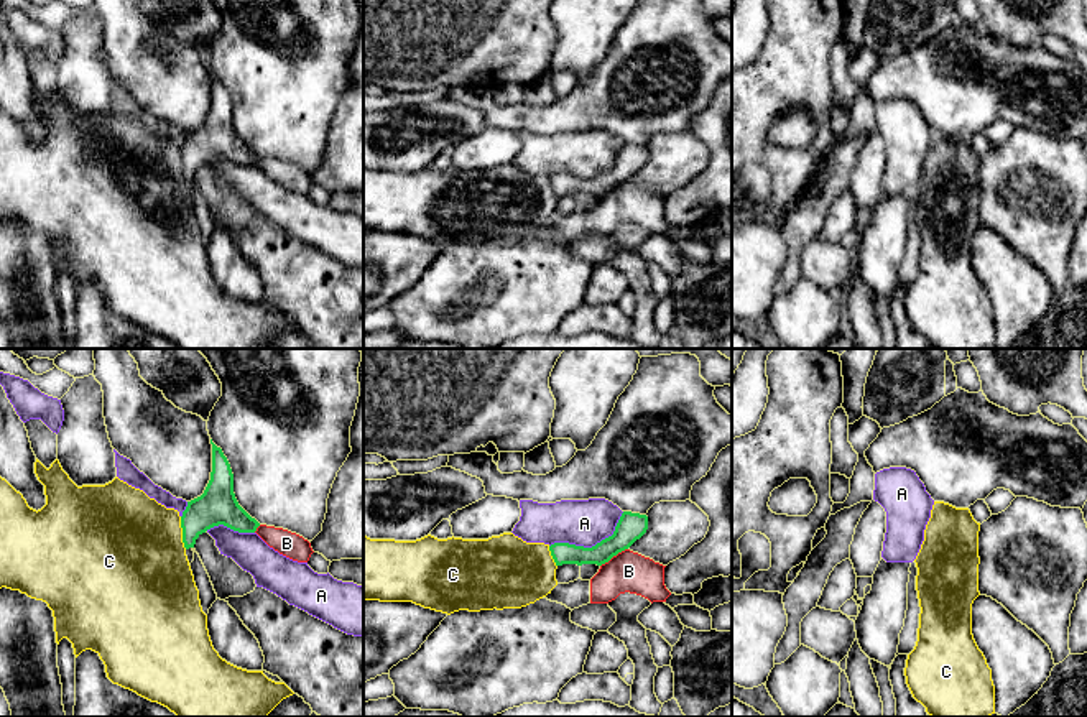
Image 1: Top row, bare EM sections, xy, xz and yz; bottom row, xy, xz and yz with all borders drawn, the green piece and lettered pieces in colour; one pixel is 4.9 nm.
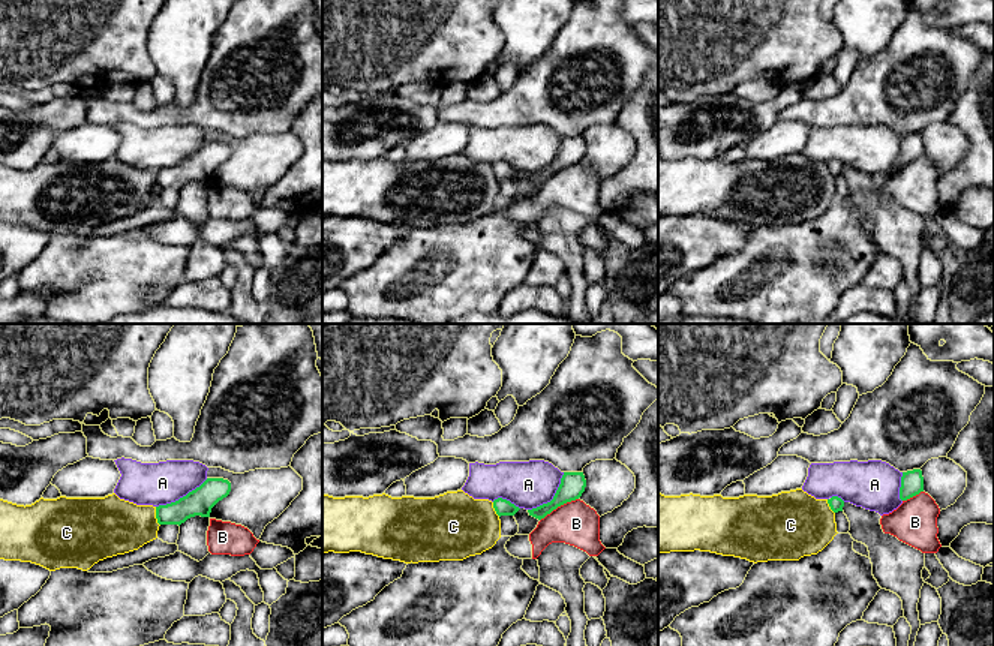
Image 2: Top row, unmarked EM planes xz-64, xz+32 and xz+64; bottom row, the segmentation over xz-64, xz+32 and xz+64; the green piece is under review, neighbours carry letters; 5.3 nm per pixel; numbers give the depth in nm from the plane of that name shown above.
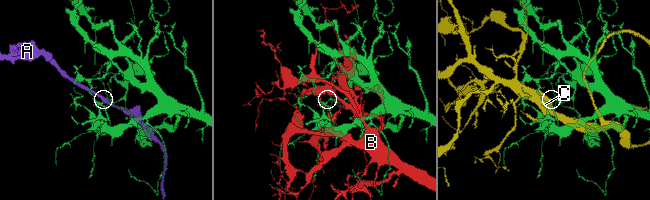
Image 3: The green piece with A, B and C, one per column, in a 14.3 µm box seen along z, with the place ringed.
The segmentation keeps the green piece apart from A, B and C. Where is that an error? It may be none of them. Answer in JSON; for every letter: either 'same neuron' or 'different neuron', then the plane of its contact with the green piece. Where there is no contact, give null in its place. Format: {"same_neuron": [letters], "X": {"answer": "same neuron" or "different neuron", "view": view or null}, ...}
{"same_neuron": [], "A": {"answer": "different neuron", "view": "xz"}, "B": {"answer": "different neuron", "view": "xz"}, "C": {"answer": "different neuron", "view": "xy"}}

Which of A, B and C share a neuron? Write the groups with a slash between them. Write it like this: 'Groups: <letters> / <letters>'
Groups: A / B / C

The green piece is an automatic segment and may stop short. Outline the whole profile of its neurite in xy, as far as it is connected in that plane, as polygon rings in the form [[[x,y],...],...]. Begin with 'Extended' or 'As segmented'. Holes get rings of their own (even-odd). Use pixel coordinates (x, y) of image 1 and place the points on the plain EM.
As segmented. [[[212,71],[212,104],[204,125],[187,133],[181,148],[184,179],[194,179],[196,171],[207,161],[224,156],[238,164],[255,164],[260,155],[237,133],[234,105],[222,81]]]

